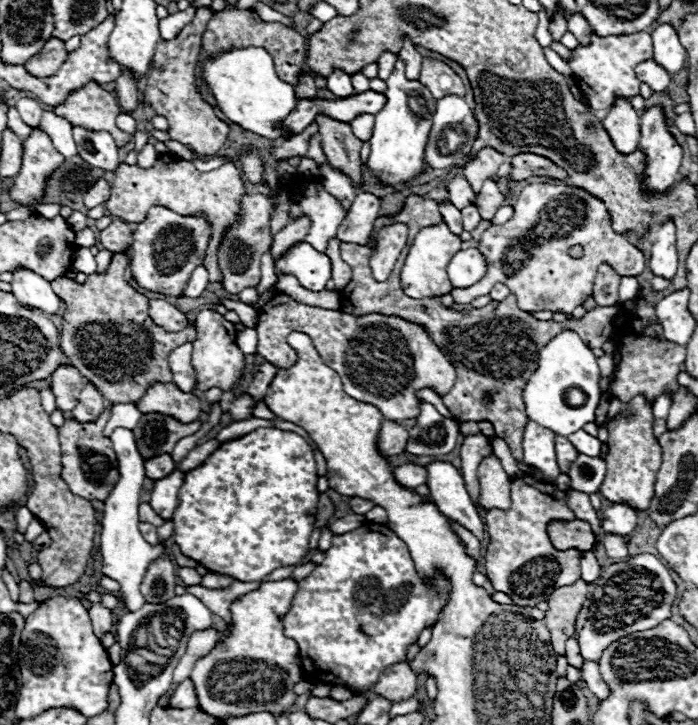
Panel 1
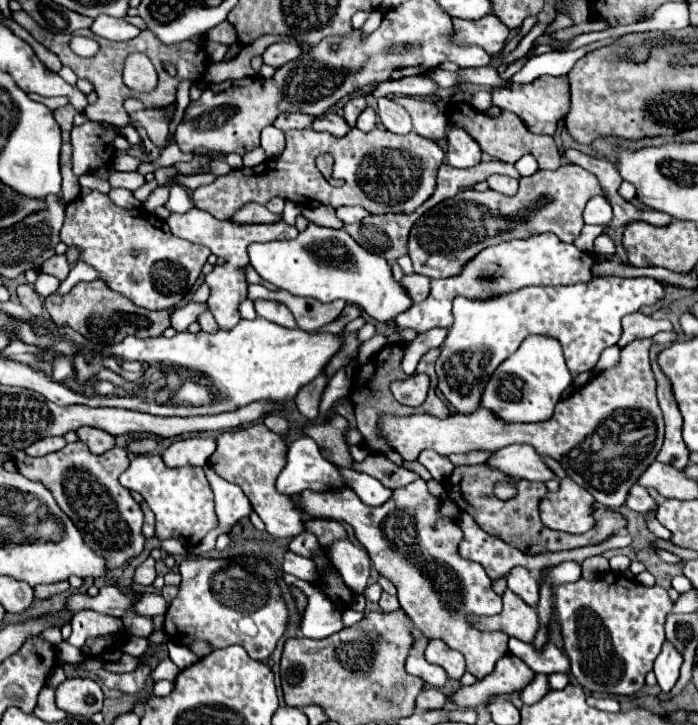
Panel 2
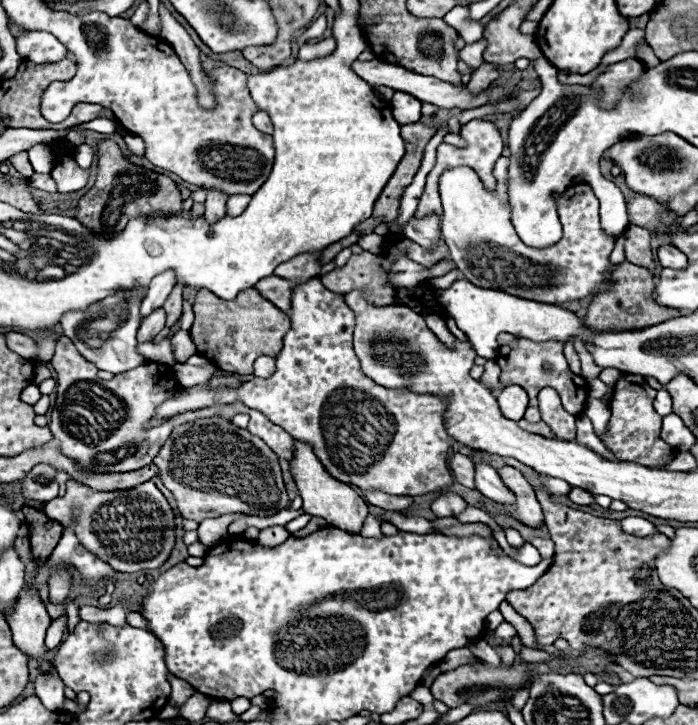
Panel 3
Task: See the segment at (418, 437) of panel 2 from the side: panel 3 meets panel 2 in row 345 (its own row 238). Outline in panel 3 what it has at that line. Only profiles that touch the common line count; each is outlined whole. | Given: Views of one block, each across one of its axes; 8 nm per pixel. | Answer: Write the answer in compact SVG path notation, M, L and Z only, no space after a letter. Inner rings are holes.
M630 224L628 238L626 238L626 260L652 270L654 262L650 252L650 240L652 240L652 234L646 228Z

